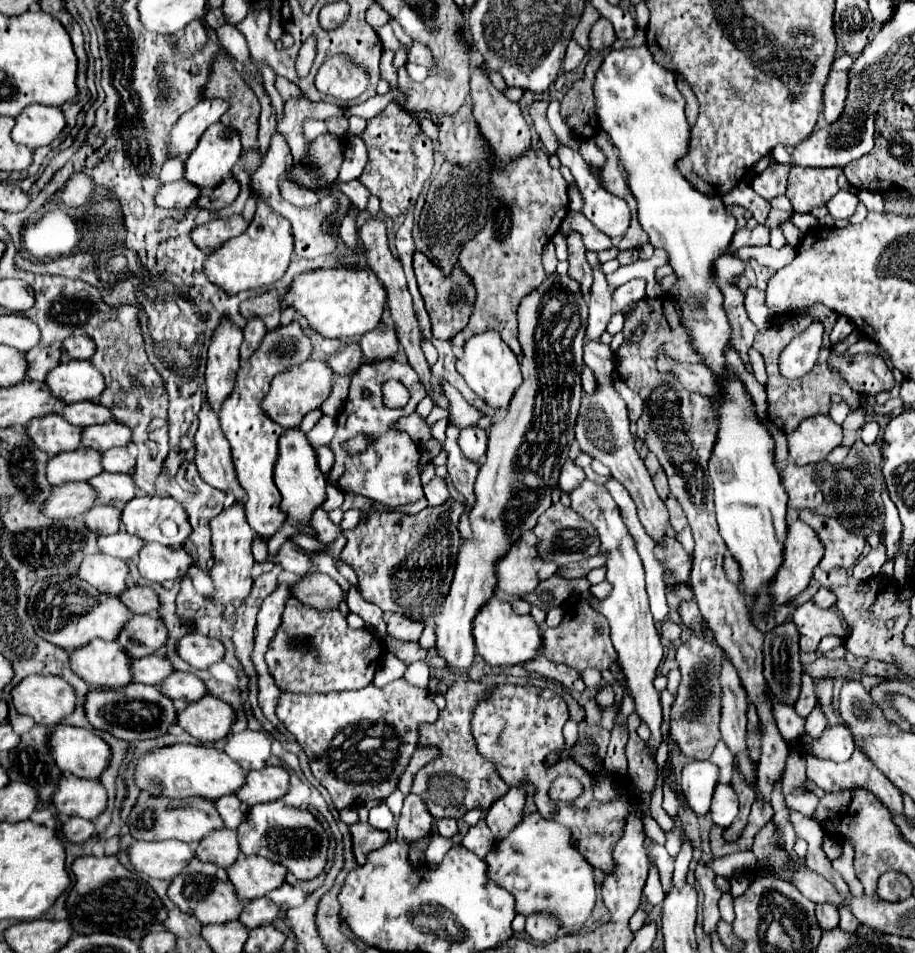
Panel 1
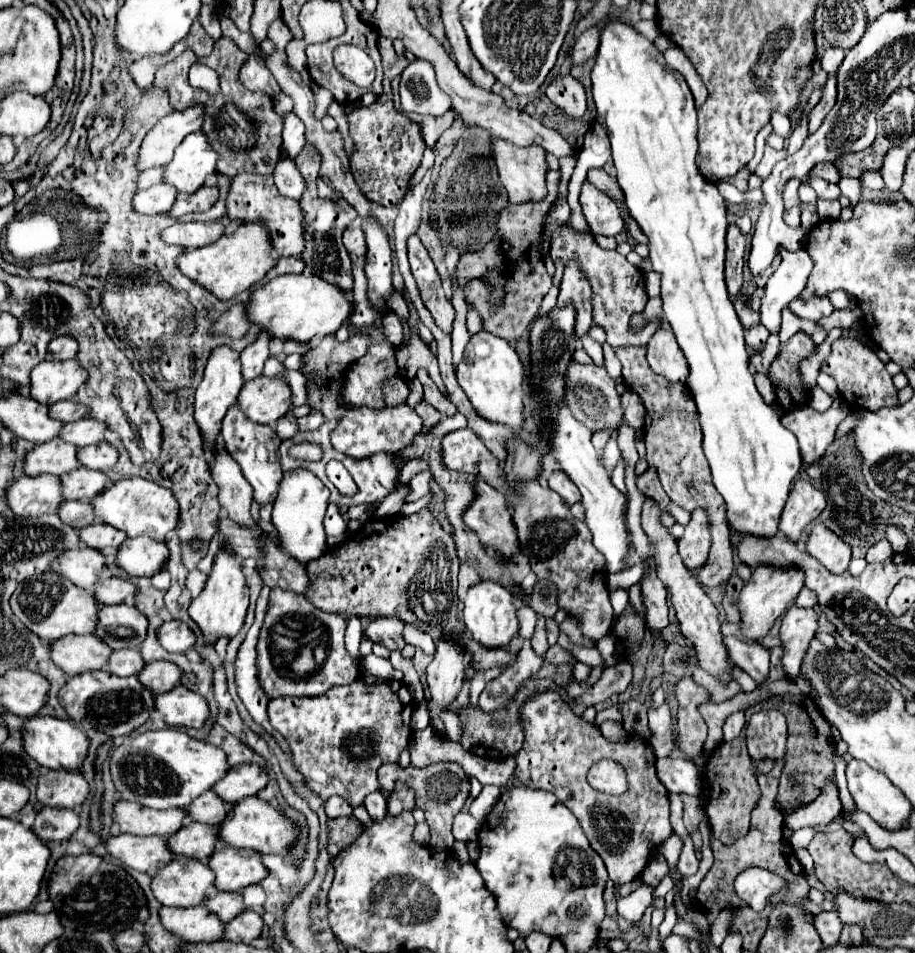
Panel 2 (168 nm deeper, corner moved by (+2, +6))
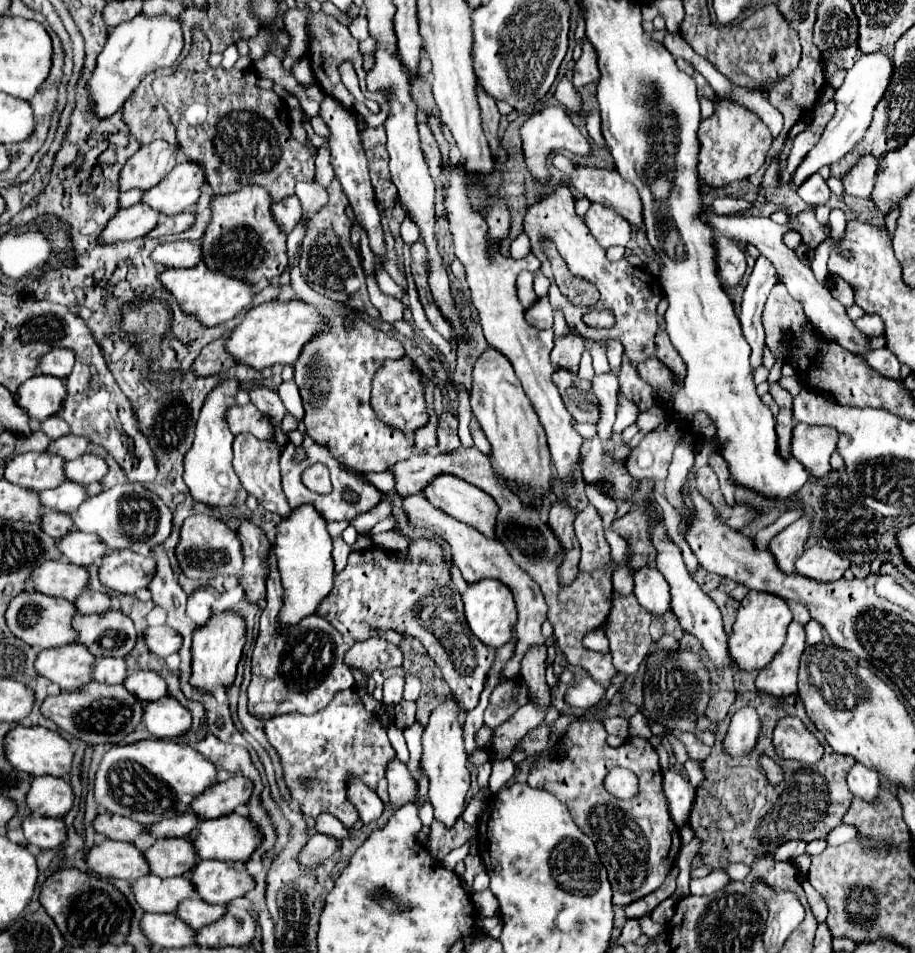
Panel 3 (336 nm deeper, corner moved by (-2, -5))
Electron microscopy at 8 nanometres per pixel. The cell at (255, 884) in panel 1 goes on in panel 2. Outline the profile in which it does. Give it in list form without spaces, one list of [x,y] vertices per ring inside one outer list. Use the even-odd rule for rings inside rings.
[[[250,849],[216,851],[208,865],[216,873],[214,887],[218,891],[240,891],[268,877],[268,869],[264,867],[262,857]]]

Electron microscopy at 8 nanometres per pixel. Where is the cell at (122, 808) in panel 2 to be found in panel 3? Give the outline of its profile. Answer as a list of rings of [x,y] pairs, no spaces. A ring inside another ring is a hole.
[[[102,812],[96,816],[96,820],[92,822],[94,830],[104,834],[110,840],[124,840],[124,842],[134,842],[136,836],[144,834],[144,824],[138,824],[126,816],[118,816],[118,814],[110,814],[110,812]]]

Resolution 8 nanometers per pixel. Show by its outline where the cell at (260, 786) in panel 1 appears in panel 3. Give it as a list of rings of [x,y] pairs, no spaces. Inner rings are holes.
[[[236,776],[228,778],[226,782],[216,782],[210,790],[204,790],[198,798],[194,798],[194,806],[190,810],[200,818],[220,818],[232,814],[236,806],[248,802],[252,794],[252,782]]]

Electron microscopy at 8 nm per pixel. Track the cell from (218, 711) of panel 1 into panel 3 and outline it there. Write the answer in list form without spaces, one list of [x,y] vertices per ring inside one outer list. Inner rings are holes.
[[[172,696],[158,698],[158,702],[148,702],[142,714],[142,722],[146,730],[156,738],[172,738],[180,736],[190,728],[190,712],[180,706]]]

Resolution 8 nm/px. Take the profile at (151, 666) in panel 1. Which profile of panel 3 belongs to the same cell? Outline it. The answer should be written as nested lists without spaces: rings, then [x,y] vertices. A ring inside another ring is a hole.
[[[98,658],[94,664],[94,680],[106,684],[122,684],[126,678],[126,664],[120,658]]]

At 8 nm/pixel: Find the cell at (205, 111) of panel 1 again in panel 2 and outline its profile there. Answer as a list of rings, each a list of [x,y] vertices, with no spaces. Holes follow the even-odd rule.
[[[188,107],[186,111],[174,111],[160,119],[156,127],[146,135],[138,169],[150,169],[170,163],[174,149],[184,141],[184,137],[202,127],[202,107]]]

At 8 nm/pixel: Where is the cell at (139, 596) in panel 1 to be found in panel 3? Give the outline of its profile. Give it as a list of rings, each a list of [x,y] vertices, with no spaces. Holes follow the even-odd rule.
[[[84,590],[76,600],[74,600],[76,612],[78,614],[100,614],[110,608],[110,598],[102,592],[94,590]]]

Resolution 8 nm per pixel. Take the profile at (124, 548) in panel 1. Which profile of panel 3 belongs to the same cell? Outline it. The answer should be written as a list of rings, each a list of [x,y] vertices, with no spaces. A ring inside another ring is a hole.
[[[72,530],[72,534],[66,534],[66,538],[60,538],[56,546],[72,564],[78,566],[96,564],[106,554],[106,544],[98,536],[80,530]]]

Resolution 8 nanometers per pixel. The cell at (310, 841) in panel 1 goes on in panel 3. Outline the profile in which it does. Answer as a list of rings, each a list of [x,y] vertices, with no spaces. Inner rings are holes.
[[[228,814],[228,816],[222,816],[222,818],[198,822],[198,826],[190,832],[188,840],[192,842],[194,852],[200,860],[224,860],[224,862],[226,860],[232,860],[232,862],[240,860],[240,862],[246,862],[250,858],[250,854],[262,842],[262,836],[246,816]]]

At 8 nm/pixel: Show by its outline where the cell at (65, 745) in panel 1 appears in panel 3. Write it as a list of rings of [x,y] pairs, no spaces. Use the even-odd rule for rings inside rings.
[[[18,724],[4,736],[4,742],[6,742],[6,758],[16,770],[22,770],[30,776],[50,774],[50,776],[60,776],[60,778],[66,778],[70,772],[72,748],[58,732],[52,732],[42,726]]]

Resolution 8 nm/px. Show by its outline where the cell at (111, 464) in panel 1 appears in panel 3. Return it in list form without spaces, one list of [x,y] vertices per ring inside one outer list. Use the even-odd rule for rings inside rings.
[[[82,454],[82,458],[66,462],[66,478],[84,486],[90,482],[100,482],[106,472],[108,472],[106,462],[96,454]],[[82,476],[90,476],[90,478],[82,478]]]

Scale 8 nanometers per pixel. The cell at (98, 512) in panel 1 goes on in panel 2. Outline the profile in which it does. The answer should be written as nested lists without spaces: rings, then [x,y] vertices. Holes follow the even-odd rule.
[[[66,501],[60,507],[60,519],[78,529],[78,527],[88,527],[90,523],[94,523],[94,511],[90,511],[90,503],[88,501]]]

